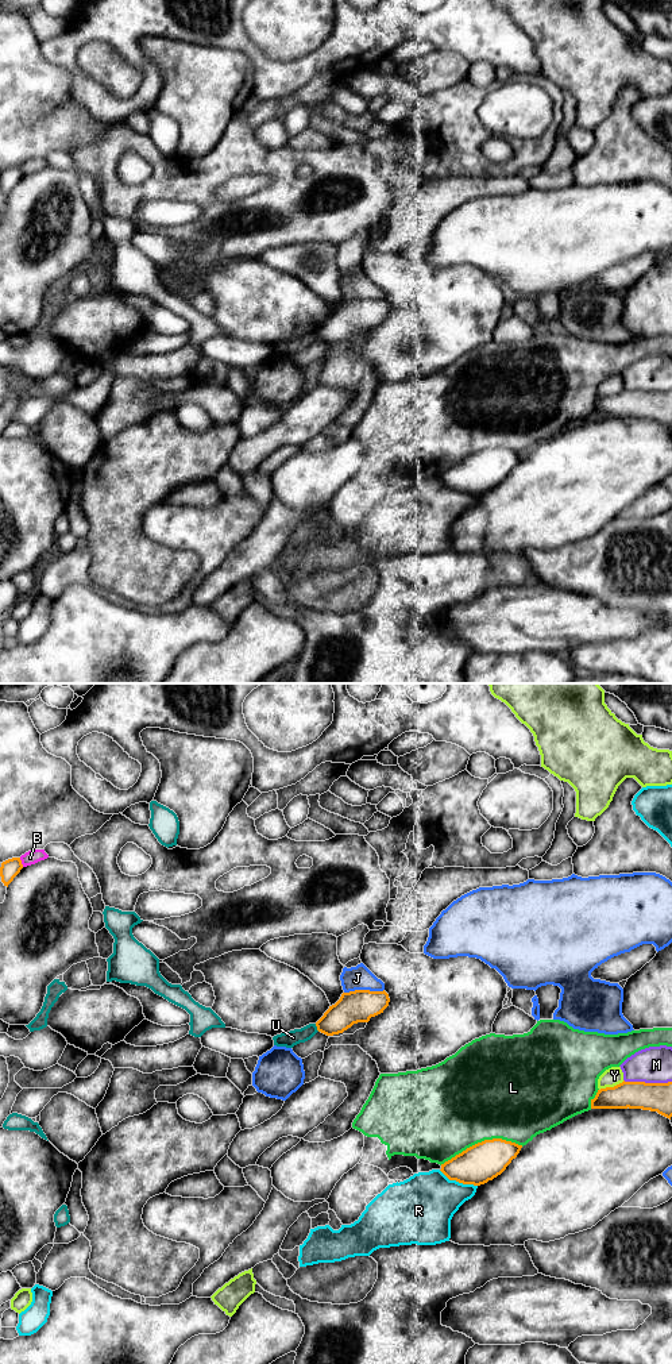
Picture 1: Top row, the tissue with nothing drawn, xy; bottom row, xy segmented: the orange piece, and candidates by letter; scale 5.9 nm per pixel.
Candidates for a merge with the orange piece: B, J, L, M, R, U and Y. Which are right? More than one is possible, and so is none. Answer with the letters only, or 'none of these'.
none of these

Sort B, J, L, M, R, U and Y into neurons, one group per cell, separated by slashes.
B / J / L / M / R / U / Y

